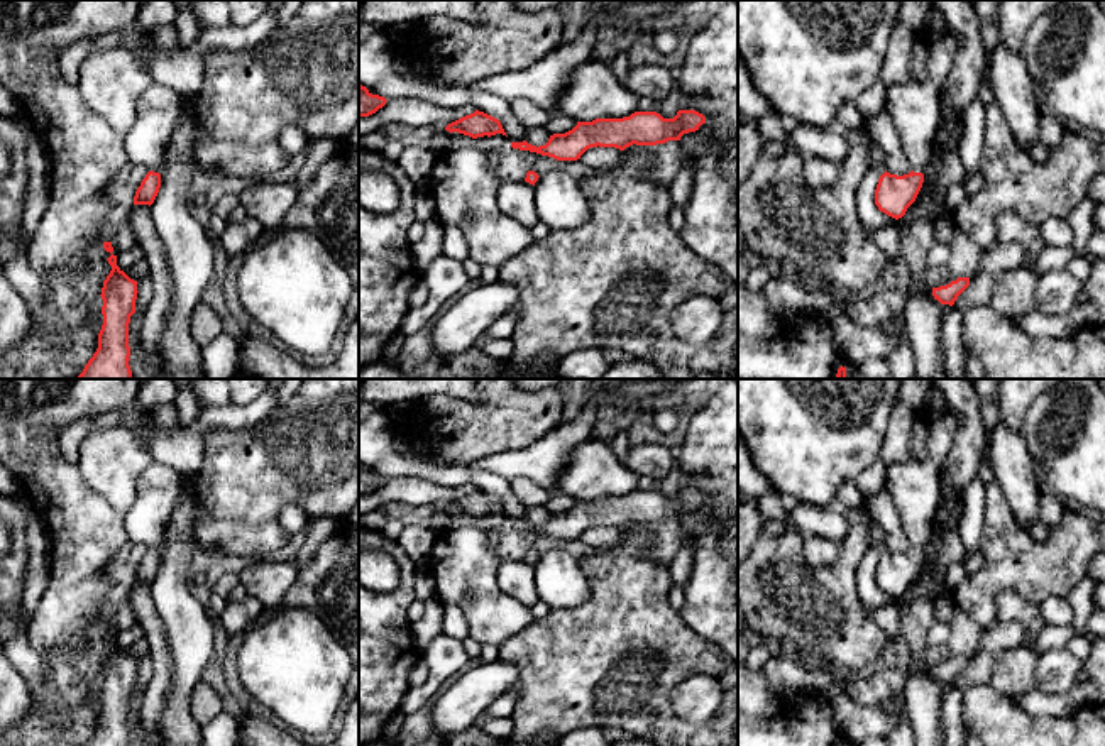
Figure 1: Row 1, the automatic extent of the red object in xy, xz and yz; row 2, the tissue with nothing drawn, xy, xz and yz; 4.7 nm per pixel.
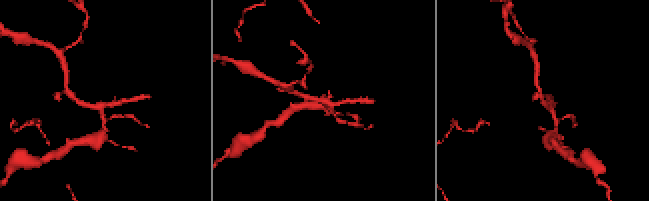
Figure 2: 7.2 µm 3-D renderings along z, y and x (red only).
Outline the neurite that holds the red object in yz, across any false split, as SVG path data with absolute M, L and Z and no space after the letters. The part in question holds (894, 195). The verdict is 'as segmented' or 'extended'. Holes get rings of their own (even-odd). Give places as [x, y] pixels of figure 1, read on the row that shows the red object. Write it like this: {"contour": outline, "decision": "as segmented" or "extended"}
{"contour": "M946 30L929 46L929 80L926 83L887 86L885 110L895 120L910 173L897 176L885 171L875 189L875 205L895 220L905 215L922 188L922 171L931 161L941 120L939 88L953 66L958 47L956 36Z", "decision": "extended"}

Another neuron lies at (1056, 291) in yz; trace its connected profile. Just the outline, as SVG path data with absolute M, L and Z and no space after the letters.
M1068 269L1039 276L1034 298L1034 311L1061 316L1076 304L1083 282Z

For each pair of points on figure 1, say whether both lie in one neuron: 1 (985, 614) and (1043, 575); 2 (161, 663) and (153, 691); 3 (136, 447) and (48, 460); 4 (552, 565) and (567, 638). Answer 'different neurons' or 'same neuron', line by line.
1: same neuron
2: same neuron
3: different neurons
4: different neurons

